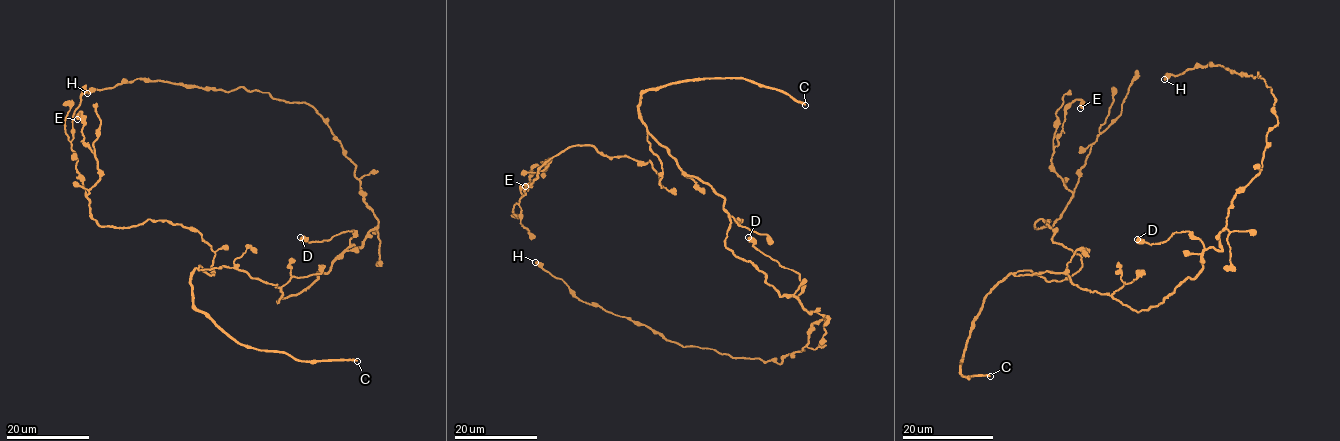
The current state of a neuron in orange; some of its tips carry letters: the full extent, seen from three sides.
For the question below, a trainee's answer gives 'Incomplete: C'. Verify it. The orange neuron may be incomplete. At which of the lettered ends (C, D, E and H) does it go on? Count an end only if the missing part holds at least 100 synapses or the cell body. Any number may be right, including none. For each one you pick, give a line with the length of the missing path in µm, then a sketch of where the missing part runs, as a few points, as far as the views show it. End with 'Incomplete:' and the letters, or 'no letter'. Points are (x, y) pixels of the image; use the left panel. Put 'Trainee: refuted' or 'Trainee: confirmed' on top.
Trainee: confirmed
C: about 250 µm are missing
Incomplete: C

